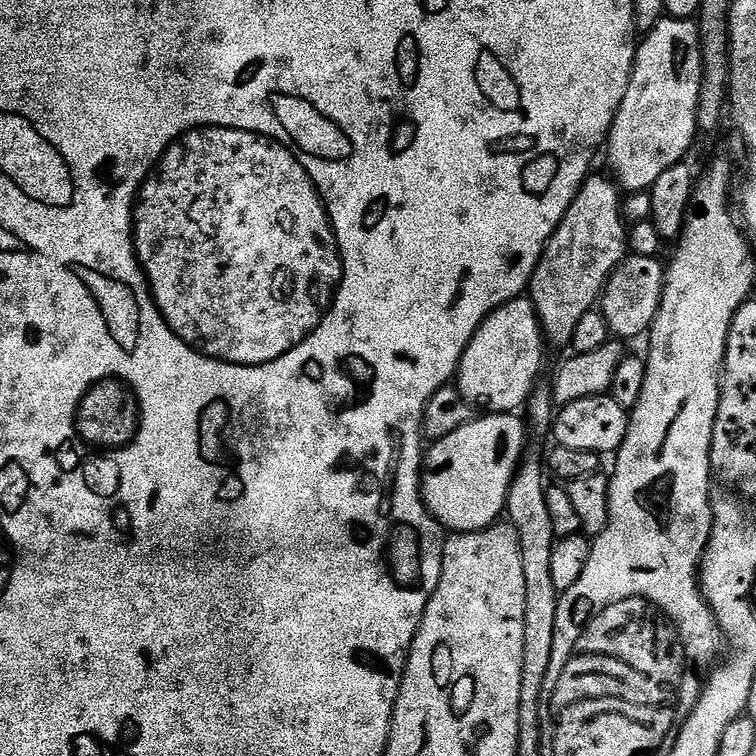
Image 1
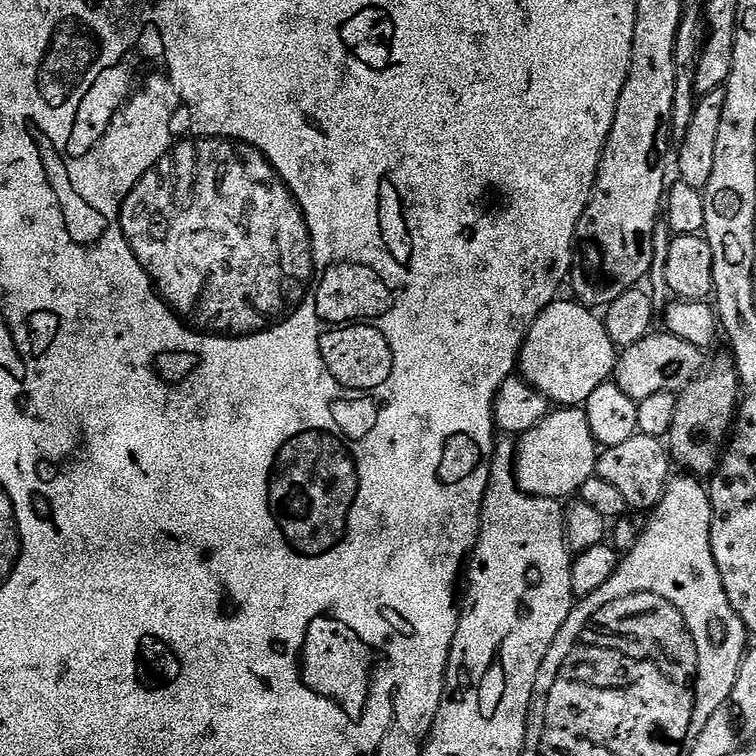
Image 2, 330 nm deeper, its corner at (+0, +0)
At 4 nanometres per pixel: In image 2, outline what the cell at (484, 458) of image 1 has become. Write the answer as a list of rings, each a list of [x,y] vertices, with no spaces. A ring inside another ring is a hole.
[[[557,407],[549,411],[542,422],[519,433],[514,444],[516,483],[532,496],[559,501],[575,497],[580,487],[596,475],[597,455],[598,445],[583,407]]]

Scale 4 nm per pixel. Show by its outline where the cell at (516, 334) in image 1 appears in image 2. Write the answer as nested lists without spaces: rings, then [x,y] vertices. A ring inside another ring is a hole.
[[[557,298],[546,305],[520,348],[518,372],[556,406],[583,406],[590,394],[613,375],[618,349],[599,315],[572,300]]]

